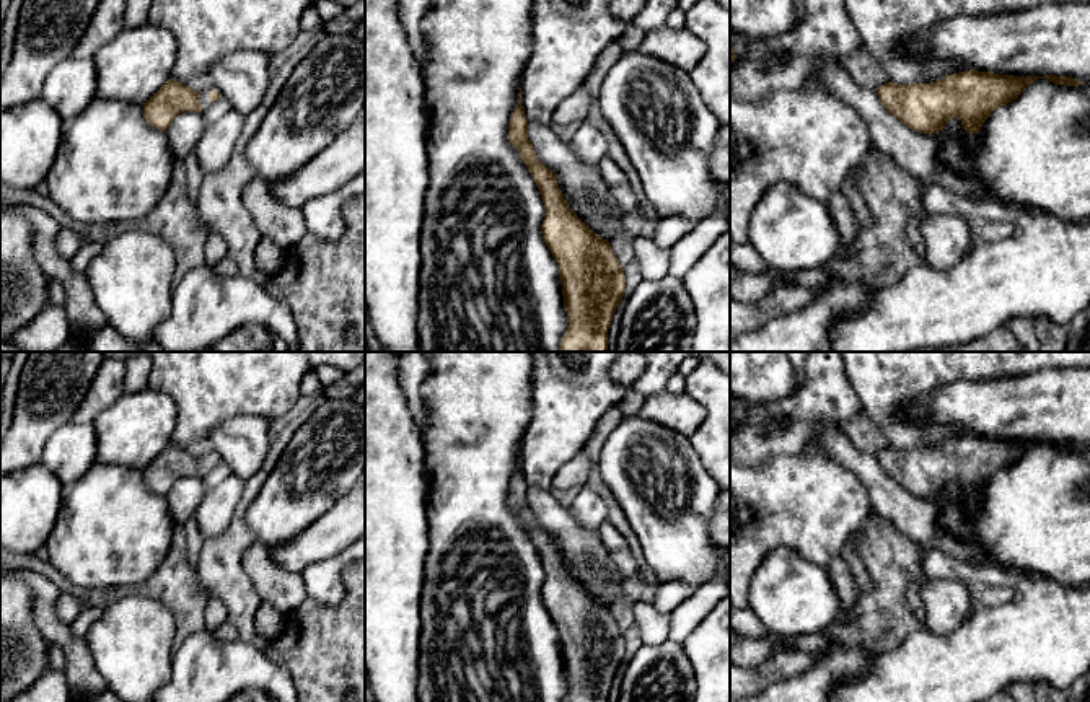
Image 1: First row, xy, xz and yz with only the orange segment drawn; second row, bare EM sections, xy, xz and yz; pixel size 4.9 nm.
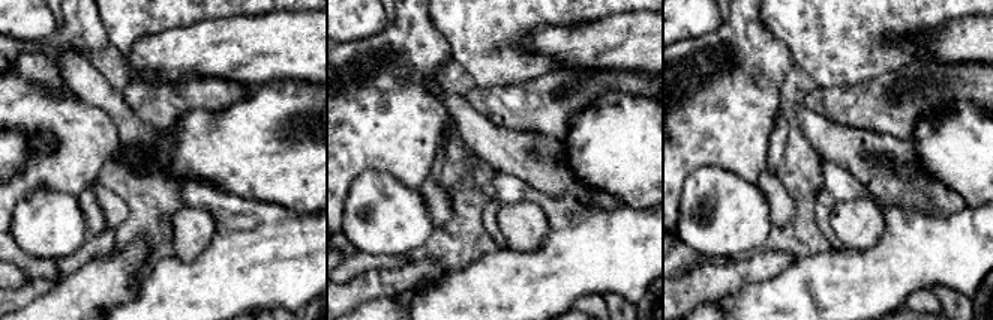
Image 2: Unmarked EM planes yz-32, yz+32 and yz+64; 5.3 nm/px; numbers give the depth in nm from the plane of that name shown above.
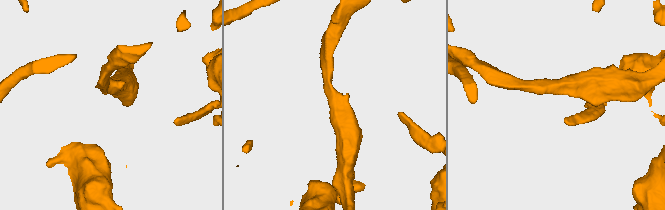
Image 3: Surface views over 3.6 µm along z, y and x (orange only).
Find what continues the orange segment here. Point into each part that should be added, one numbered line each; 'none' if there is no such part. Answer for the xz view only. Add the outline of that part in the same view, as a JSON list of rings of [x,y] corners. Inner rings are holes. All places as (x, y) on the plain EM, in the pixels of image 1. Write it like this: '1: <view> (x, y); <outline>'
1: xz (584, 552); [[[528,487],[528,505],[538,524],[556,539],[569,572],[590,595],[608,608],[624,598],[624,577],[598,531],[585,529],[572,511],[557,502],[551,487]]]

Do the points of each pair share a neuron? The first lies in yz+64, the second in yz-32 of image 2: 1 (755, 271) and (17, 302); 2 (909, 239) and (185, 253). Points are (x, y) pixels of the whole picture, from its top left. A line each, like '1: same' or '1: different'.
1: same
2: different

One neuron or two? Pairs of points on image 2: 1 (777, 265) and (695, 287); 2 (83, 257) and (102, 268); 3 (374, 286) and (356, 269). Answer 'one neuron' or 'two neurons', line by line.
1: one neuron
2: two neurons
3: two neurons

